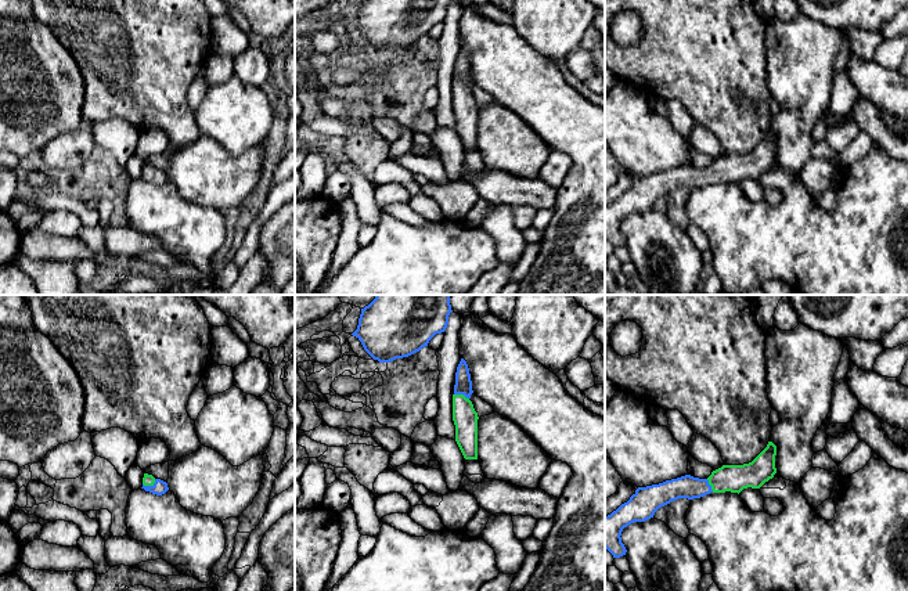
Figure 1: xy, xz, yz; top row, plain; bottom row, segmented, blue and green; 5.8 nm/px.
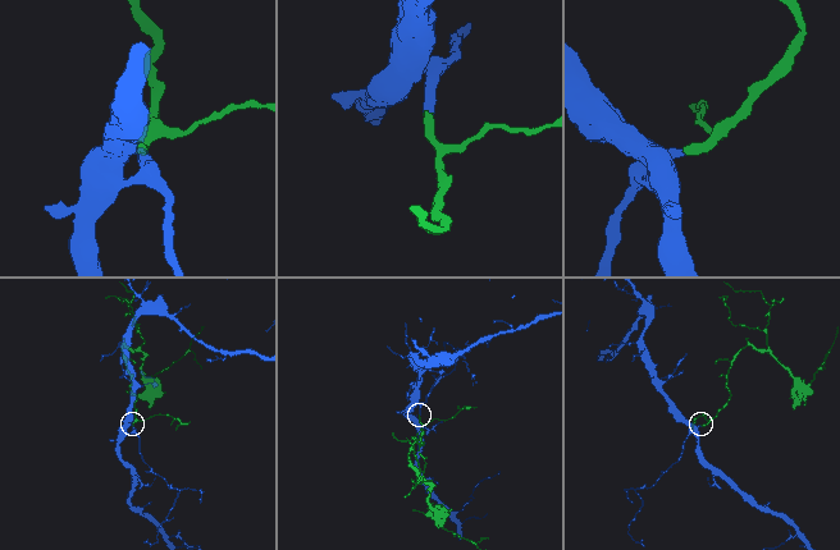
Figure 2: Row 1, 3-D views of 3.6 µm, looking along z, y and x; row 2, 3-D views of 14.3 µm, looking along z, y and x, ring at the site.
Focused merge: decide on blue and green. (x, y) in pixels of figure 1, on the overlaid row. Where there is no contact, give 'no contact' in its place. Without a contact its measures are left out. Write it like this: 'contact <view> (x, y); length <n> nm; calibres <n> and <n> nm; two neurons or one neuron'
contact xy (150, 486); length 90 nm; calibres 90 and 60 nm; one neuron

